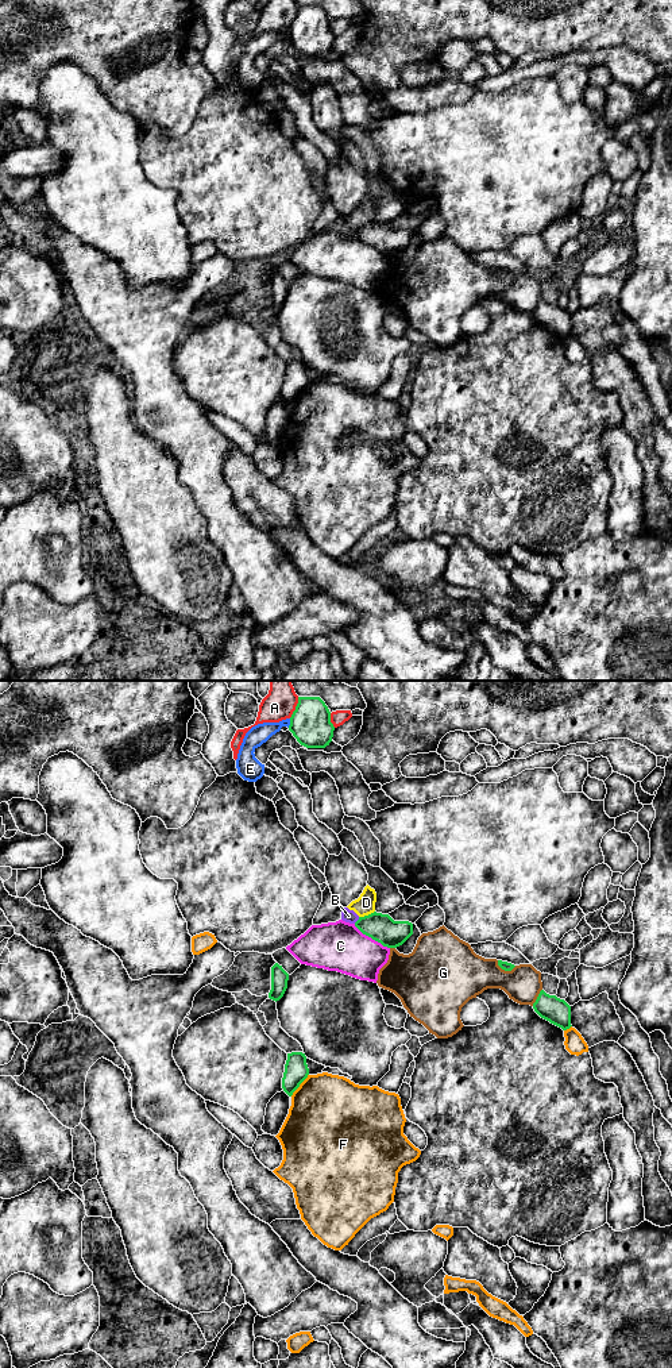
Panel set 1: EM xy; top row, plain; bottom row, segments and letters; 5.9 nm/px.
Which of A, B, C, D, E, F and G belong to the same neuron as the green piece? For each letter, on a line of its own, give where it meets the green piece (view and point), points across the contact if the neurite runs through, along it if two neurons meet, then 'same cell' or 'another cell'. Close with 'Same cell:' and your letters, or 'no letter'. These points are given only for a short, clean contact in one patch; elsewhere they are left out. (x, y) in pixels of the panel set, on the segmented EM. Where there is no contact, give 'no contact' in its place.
A: xy (296, 708) | another cell
B: xy (358, 920) | along xy (359, 917), (354, 923) | another cell
C: xy (371, 937) | another cell
D: xy (366, 916) | another cell
E: xy (290, 723) | another cell
F: xy (300, 1083) | another cell
G: xy (505, 970) | another cell
Same cell: no letter

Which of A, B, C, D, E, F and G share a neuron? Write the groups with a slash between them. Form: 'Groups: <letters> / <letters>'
Groups: A / B D / C / E / F / G

